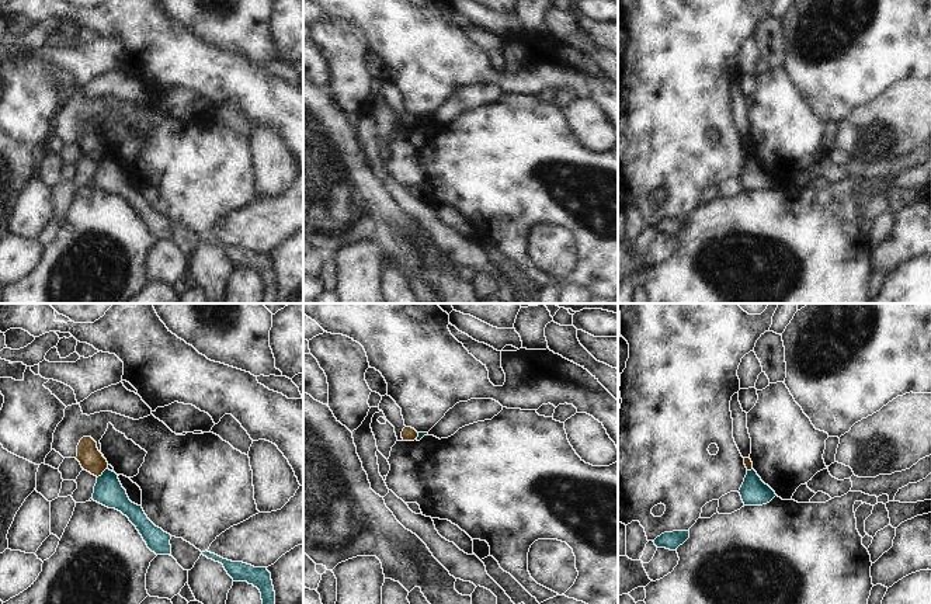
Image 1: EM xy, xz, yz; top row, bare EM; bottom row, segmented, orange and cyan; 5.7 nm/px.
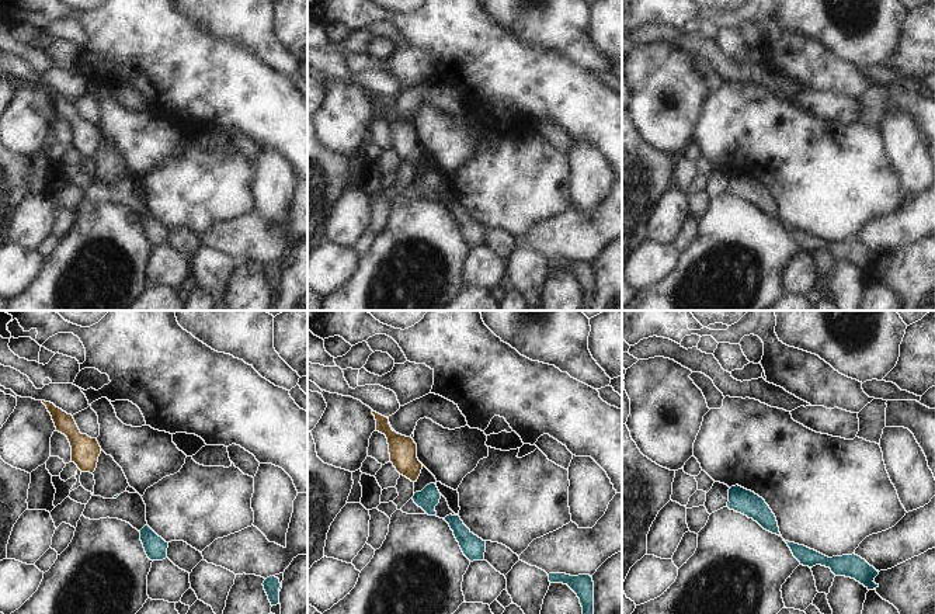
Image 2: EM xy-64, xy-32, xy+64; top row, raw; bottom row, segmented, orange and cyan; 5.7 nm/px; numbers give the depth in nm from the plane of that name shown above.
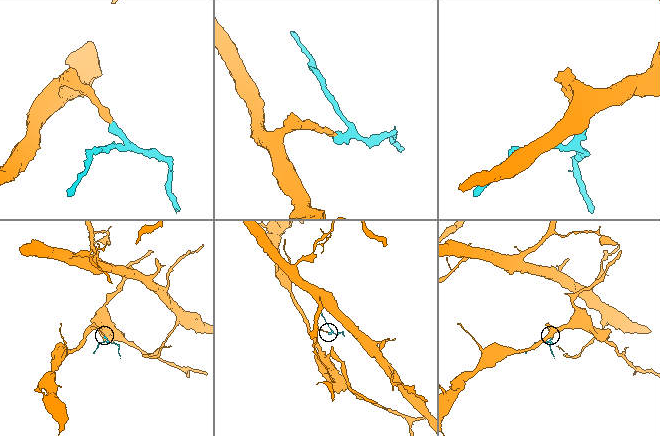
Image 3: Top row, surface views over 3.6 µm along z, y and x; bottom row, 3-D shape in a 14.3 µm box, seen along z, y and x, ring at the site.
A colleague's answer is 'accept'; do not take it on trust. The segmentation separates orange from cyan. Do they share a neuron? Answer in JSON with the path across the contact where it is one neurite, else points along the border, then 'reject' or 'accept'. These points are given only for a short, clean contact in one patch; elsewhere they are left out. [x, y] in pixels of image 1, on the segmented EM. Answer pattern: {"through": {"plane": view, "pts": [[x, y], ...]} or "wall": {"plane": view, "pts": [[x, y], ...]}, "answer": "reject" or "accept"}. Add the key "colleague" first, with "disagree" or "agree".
{"colleague": "disagree", "wall": {"plane": "xy", "pts": [[106, 468], [97, 478]]}, "answer": "reject"}

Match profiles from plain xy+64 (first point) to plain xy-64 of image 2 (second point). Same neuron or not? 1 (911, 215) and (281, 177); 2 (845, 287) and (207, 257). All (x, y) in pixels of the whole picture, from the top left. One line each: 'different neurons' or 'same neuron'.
1: different neurons
2: same neuron

